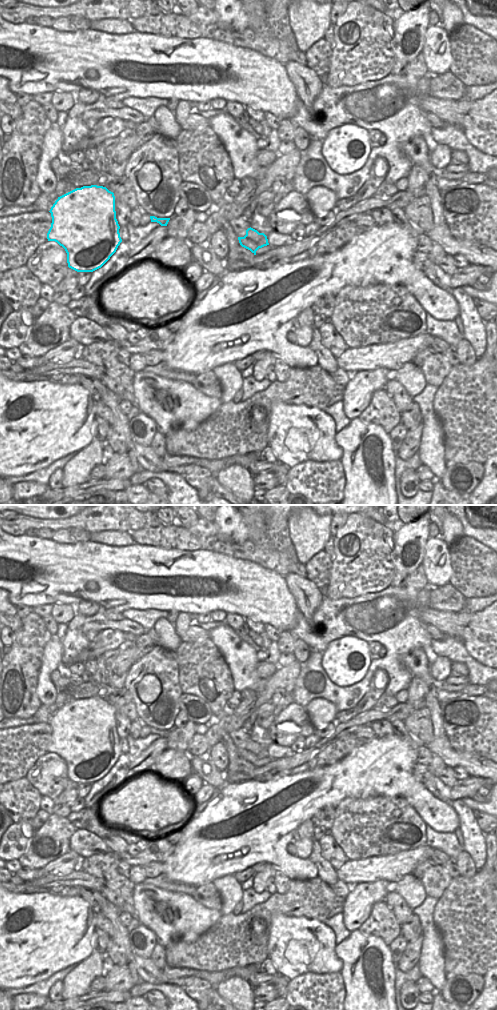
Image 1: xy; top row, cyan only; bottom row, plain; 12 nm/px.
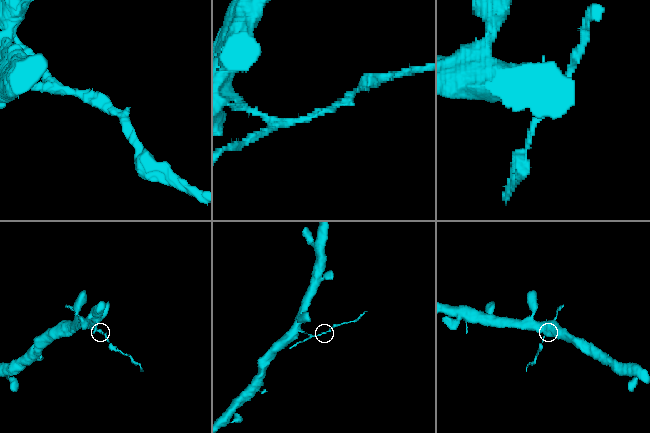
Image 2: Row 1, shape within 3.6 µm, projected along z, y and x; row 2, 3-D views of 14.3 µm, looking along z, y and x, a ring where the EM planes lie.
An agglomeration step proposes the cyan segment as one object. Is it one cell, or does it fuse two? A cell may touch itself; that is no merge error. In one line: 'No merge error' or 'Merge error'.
Merge error.

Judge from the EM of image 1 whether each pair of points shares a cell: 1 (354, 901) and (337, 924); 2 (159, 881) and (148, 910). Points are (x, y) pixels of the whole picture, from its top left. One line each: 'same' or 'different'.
1: different
2: different

